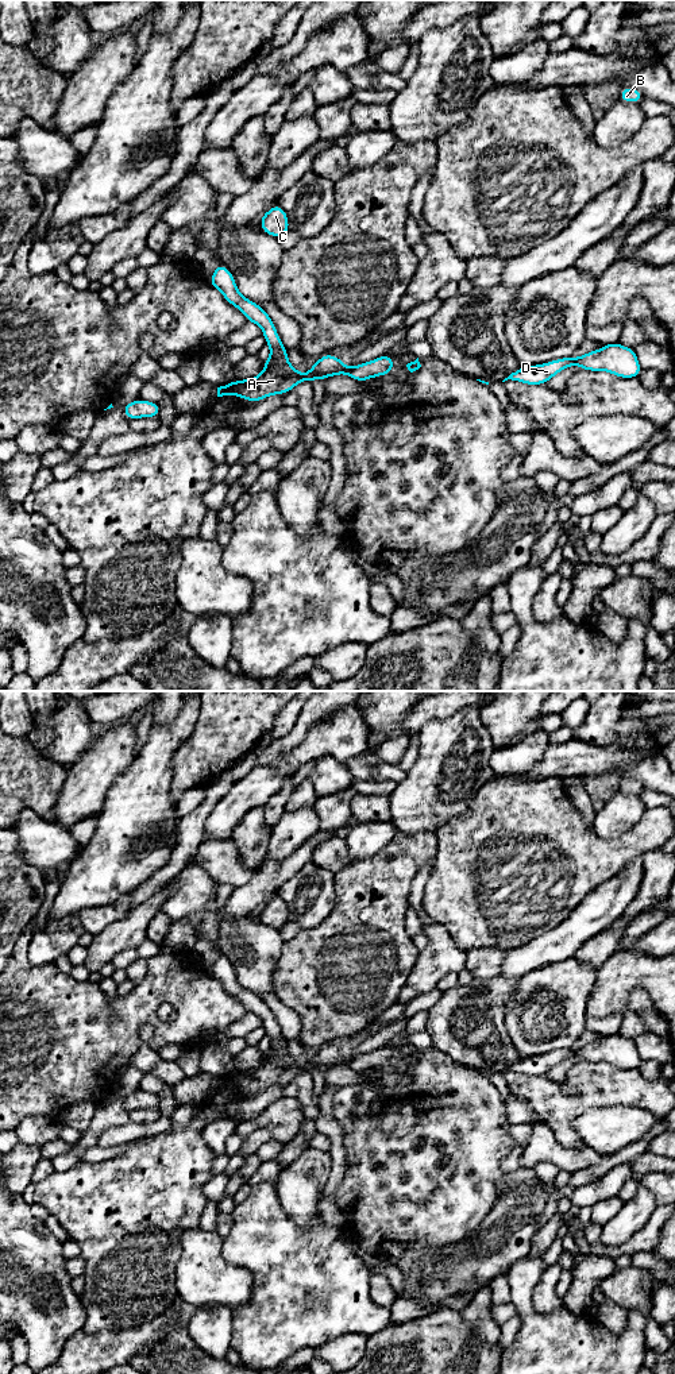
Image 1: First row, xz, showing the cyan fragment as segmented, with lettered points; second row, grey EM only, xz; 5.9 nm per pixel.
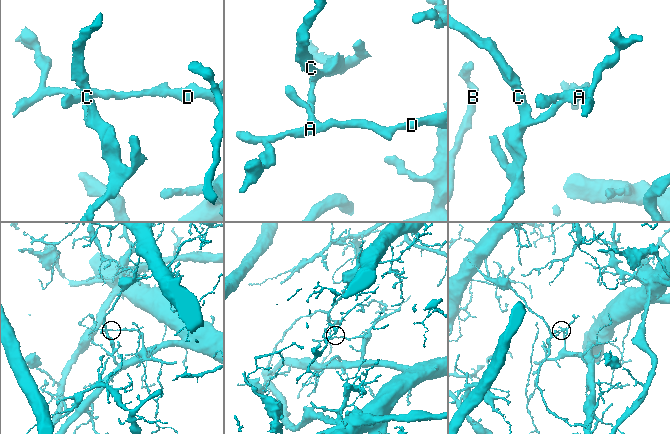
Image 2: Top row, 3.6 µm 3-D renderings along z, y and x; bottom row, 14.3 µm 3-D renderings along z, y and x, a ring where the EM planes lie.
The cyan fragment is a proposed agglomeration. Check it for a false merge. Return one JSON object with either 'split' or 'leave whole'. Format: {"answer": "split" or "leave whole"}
{"answer": "split"}

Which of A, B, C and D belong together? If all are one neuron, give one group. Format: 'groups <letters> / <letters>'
groups A B D / C

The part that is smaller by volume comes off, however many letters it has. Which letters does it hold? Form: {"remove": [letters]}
{"remove": ["C"]}

